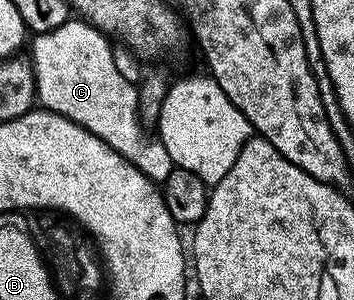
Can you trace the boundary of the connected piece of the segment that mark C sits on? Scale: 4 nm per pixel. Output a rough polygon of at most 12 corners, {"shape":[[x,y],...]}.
{"shape":[[84,19],[36,34],[36,104],[154,183],[175,168],[145,134],[138,86]]}

